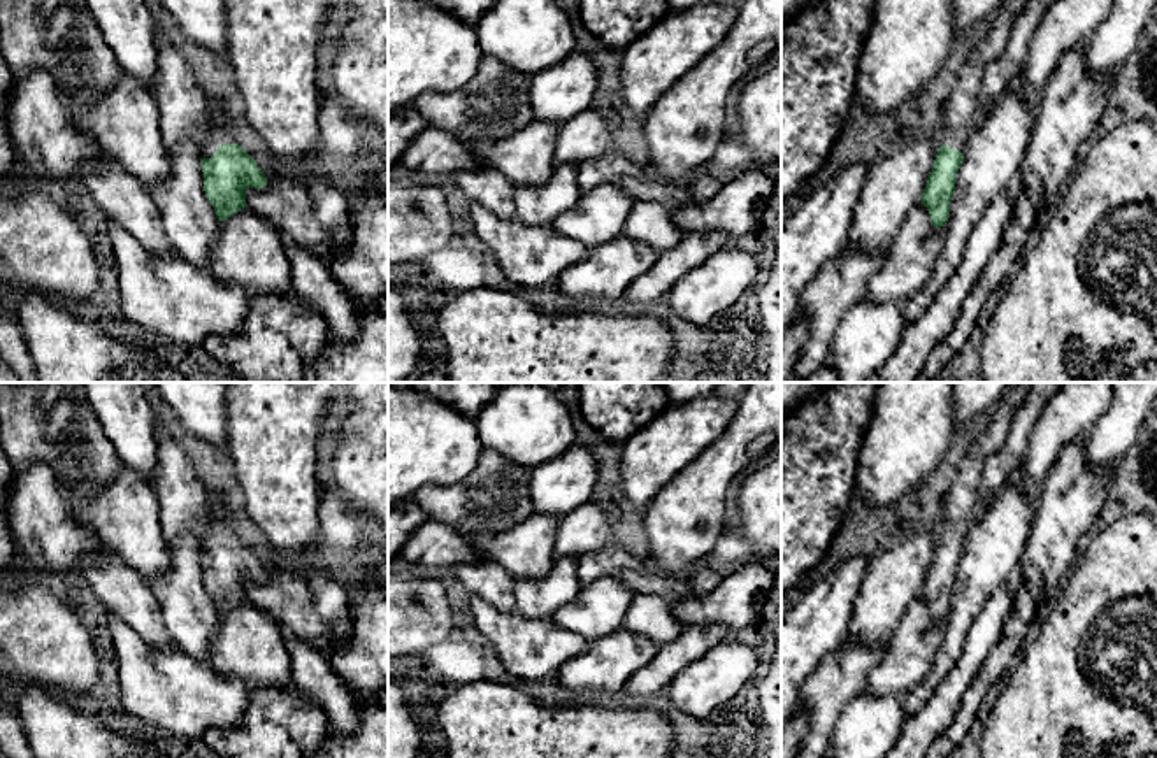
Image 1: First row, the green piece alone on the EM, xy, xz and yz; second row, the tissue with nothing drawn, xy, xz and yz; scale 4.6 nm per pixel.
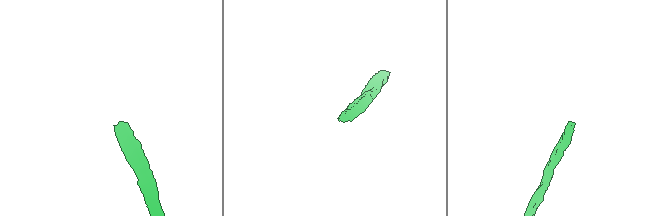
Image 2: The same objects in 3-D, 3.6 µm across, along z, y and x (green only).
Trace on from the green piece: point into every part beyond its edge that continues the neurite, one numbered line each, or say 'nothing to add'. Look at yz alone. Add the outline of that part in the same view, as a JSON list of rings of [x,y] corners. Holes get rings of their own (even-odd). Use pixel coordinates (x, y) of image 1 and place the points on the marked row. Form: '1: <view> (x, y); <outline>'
1: yz (964, 102); [[[1004,0],[999,11],[985,21],[985,33],[974,39],[974,49],[964,63],[948,100],[946,123],[939,135],[941,146],[964,153],[978,123],[987,67],[1004,51],[1013,23],[1025,4],[1027,0]]]

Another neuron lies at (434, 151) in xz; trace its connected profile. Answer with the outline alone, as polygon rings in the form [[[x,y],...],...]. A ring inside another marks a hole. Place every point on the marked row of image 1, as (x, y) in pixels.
[[[427,126],[406,149],[399,167],[407,174],[456,175],[481,170],[476,146],[462,142],[456,135]]]

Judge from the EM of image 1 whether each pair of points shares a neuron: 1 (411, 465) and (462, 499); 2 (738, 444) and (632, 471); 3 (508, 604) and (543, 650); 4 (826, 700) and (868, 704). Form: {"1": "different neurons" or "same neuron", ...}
{"1": "different neurons", "2": "different neurons", "3": "different neurons", "4": "different neurons"}

